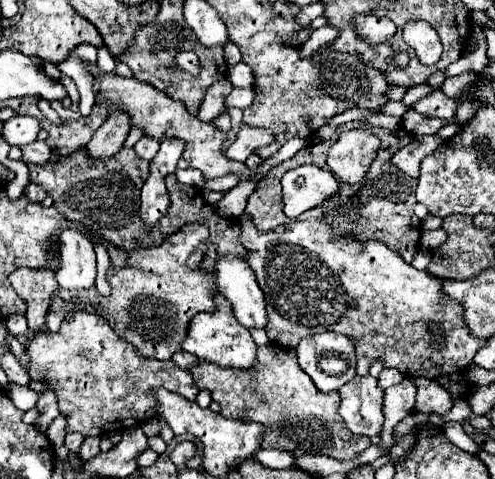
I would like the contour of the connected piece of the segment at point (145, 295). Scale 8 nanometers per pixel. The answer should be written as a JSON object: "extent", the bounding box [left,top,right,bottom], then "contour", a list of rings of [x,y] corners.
{"extent":[76,223,216,361],"contour":[[[190,223],[180,227],[174,235],[170,235],[162,245],[156,247],[138,247],[136,251],[128,253],[128,267],[110,267],[106,273],[106,281],[112,287],[112,293],[108,297],[100,295],[96,287],[92,285],[90,289],[78,291],[76,301],[80,303],[90,303],[96,307],[96,313],[108,319],[112,329],[120,339],[130,343],[138,355],[148,357],[148,359],[158,359],[158,361],[170,361],[176,351],[180,351],[182,341],[188,331],[190,319],[200,313],[200,311],[214,311],[214,293],[216,289],[216,273],[204,273],[202,269],[190,269],[186,267],[188,255],[202,243],[206,237],[206,225],[200,223]]]}

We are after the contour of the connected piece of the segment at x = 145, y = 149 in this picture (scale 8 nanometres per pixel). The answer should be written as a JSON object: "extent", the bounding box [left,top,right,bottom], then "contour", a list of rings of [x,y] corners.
{"extent":[134,137,158,161],"contour":[[[142,137],[136,145],[134,145],[134,151],[136,151],[136,155],[138,157],[142,157],[142,159],[146,159],[146,161],[150,161],[150,159],[154,159],[154,155],[158,153],[158,141],[156,139],[150,139],[150,137]]]}

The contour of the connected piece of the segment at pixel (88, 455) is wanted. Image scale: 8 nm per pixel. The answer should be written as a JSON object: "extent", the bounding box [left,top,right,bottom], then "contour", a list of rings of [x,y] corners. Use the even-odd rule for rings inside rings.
{"extent":[80,437,100,461],"contour":[[[86,437],[84,443],[80,445],[80,457],[82,457],[84,461],[88,461],[88,459],[92,459],[94,455],[98,455],[98,453],[100,453],[98,443],[100,443],[100,437]]]}

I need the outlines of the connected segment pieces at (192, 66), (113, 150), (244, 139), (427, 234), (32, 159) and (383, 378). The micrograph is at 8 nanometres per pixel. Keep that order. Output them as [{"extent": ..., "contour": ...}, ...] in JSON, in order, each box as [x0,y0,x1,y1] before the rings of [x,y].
[{"extent":[176,51,200,75],"contour":[[[180,51],[180,53],[176,53],[176,63],[178,63],[178,67],[182,71],[186,71],[190,75],[198,75],[198,71],[200,71],[198,57],[192,51]]]},{"extent":[86,111,130,161],"contour":[[[120,111],[112,113],[106,119],[106,123],[94,133],[90,143],[86,145],[88,157],[98,159],[98,161],[110,159],[112,155],[116,155],[122,149],[122,143],[126,139],[128,131],[130,131],[128,115],[122,115]]]},{"extent":[226,125,274,163],"contour":[[[242,125],[238,139],[230,145],[230,149],[226,151],[226,157],[238,163],[246,163],[248,155],[254,153],[256,147],[270,143],[274,137],[268,129],[258,129],[258,127],[250,127],[250,125]]]},{"extent":[422,229,448,251],"contour":[[[434,229],[434,231],[422,231],[422,247],[428,251],[436,251],[444,241],[448,239],[444,229]]]},{"extent":[22,141,50,163],"contour":[[[36,141],[22,149],[22,161],[24,163],[44,163],[50,157],[50,149],[44,141]]]},{"extent":[378,369,404,389],"contour":[[[382,369],[378,383],[382,385],[382,389],[388,389],[392,385],[398,385],[402,379],[404,379],[404,375],[398,369]]]}]

